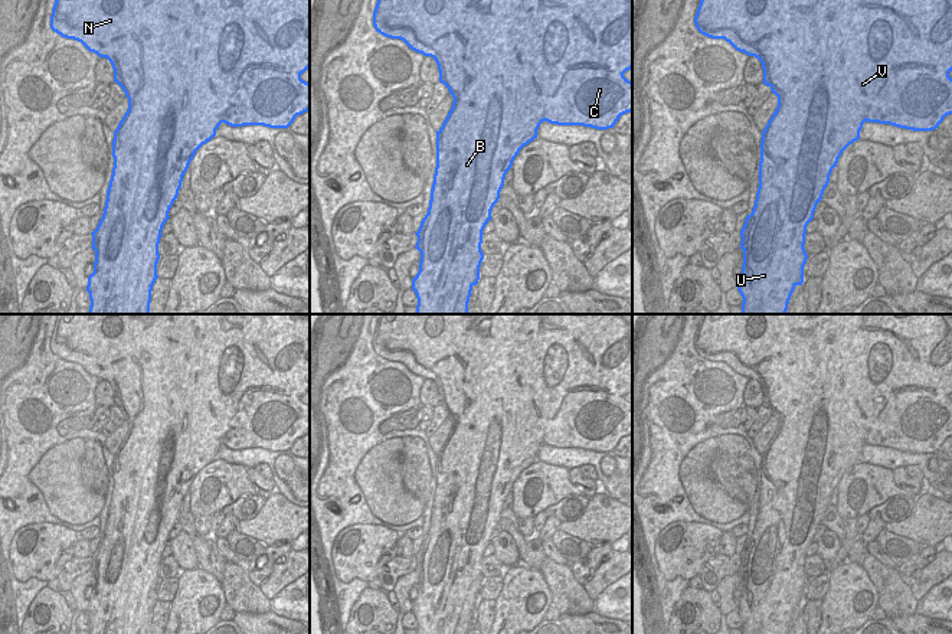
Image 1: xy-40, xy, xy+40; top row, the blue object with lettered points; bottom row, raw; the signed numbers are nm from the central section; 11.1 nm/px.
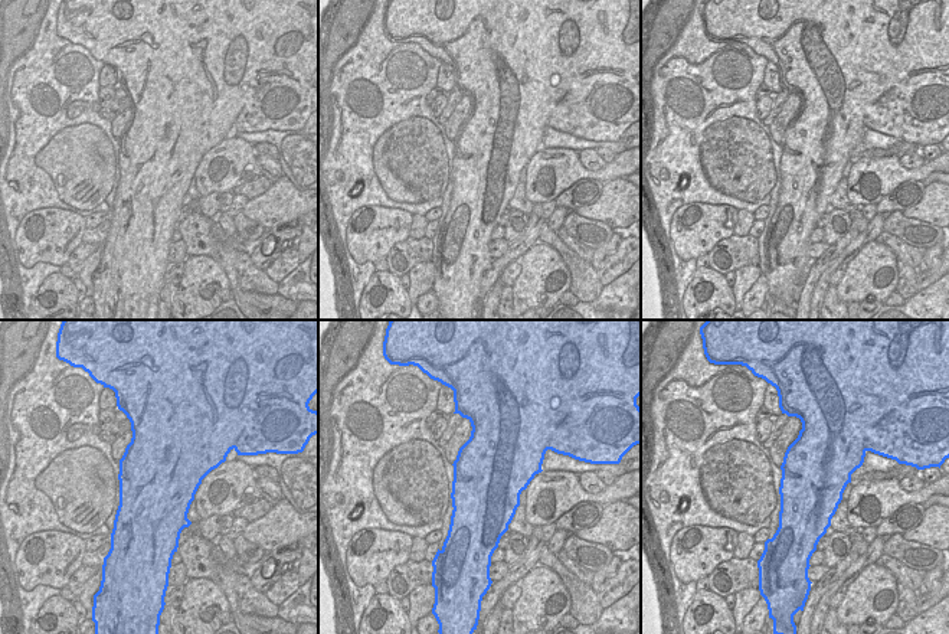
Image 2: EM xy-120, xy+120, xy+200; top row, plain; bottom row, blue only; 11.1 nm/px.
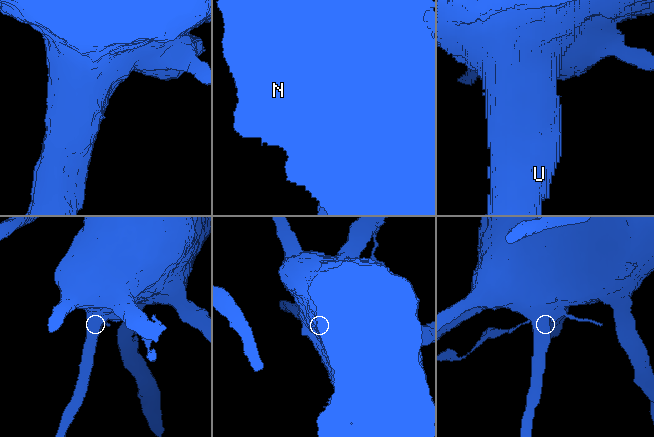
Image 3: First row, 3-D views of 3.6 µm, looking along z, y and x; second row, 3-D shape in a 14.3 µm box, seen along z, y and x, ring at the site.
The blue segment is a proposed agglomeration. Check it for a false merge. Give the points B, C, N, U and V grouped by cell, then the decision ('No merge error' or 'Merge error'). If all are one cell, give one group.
Groups: B N U V / C. Merge error

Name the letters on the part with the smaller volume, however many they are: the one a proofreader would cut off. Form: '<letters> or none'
C

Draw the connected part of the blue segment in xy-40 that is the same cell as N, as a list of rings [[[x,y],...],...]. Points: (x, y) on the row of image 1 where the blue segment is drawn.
[[[55,0],[50,29],[66,39],[81,42],[89,52],[107,58],[114,69],[117,82],[128,98],[128,110],[114,131],[112,157],[114,167],[107,190],[102,218],[92,233],[92,249],[95,251],[94,272],[88,277],[89,314],[150,314],[151,291],[157,275],[160,259],[158,244],[169,212],[179,196],[183,176],[189,169],[196,151],[216,135],[232,105],[228,102],[232,89],[239,89],[239,81],[246,81],[251,69],[279,69],[287,73],[304,73],[310,68],[310,0]]]

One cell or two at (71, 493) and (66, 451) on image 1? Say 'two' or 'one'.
one

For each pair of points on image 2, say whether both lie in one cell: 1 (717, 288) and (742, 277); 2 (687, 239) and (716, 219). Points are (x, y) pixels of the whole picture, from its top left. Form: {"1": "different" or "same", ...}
{"1": "different", "2": "same"}

